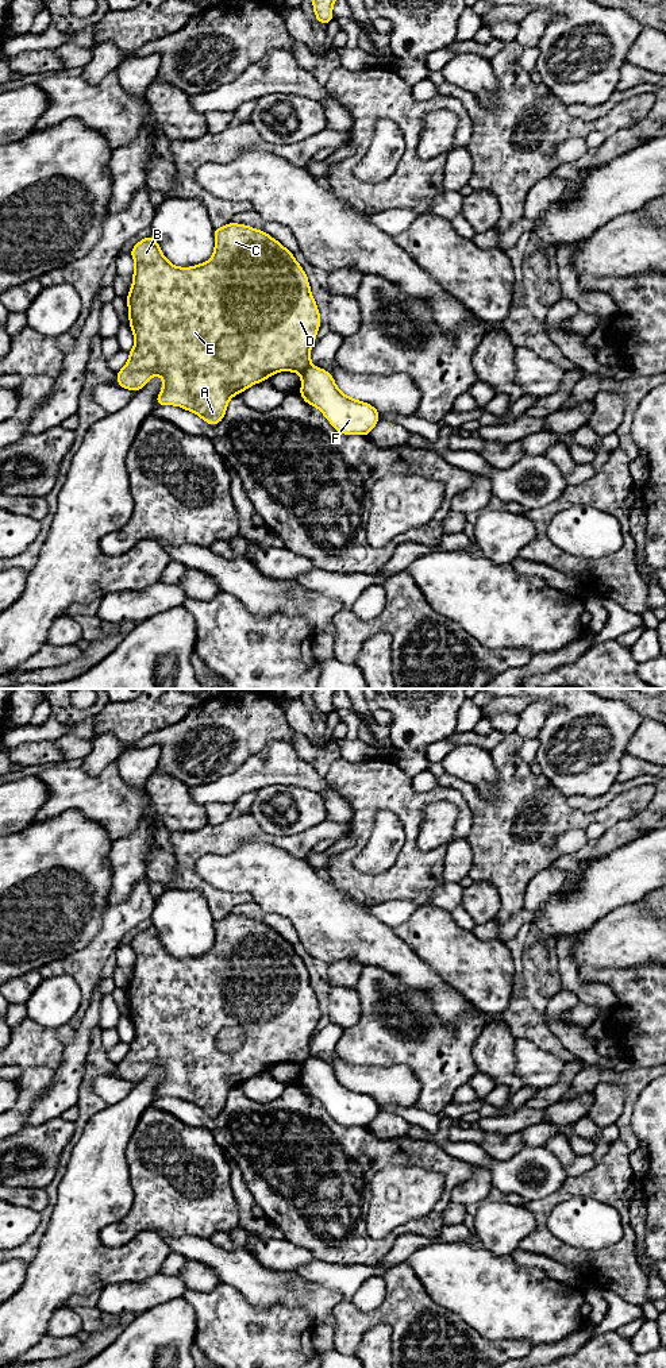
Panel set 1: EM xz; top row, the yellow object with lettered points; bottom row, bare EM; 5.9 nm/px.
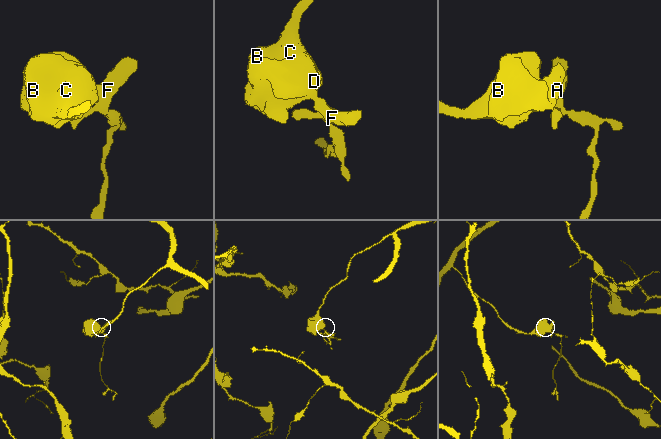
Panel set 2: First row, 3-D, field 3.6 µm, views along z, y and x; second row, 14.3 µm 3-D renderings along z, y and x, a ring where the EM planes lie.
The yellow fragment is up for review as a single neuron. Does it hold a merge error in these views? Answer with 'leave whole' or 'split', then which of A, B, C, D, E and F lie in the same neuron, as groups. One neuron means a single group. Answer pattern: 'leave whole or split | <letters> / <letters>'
split | A B C D E / F

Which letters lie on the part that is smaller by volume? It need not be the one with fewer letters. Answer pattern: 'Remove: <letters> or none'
Remove: F

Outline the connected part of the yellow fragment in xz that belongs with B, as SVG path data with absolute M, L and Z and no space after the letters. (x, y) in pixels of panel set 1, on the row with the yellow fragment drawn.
M228 223L215 228L215 250L209 261L177 267L162 254L153 235L138 242L130 255L135 261L132 286L126 297L134 348L127 365L116 373L118 385L140 390L154 375L163 378L155 405L177 405L200 416L211 425L219 424L232 396L269 379L278 371L301 374L311 366L311 346L322 319L312 297L308 277L293 253L262 230Z

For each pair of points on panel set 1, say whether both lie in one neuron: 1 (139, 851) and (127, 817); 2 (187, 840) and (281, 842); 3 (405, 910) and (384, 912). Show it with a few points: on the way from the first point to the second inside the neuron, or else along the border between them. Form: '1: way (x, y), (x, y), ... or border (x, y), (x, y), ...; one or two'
1: border (145, 814), (130, 833), (114, 842); two
2: way (210, 839), (224, 839), (231, 833), (258, 835); one
3: way (400, 910), (389, 912); one

